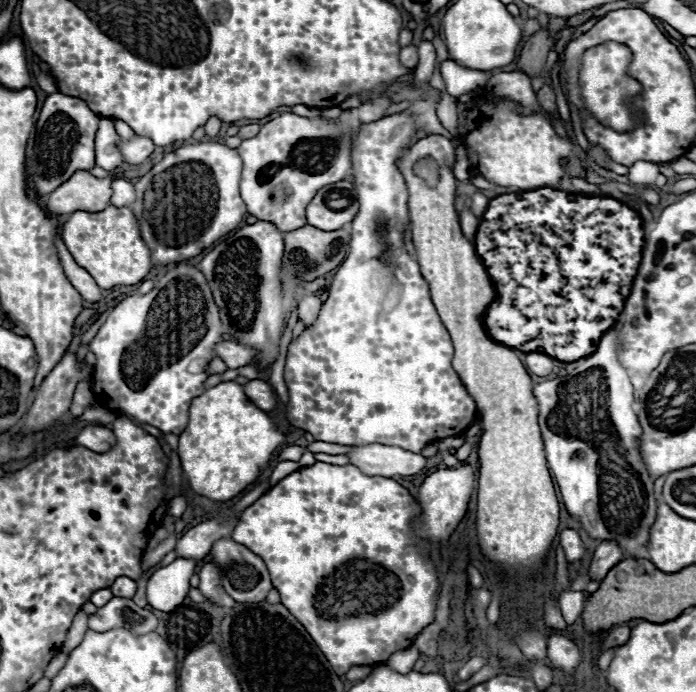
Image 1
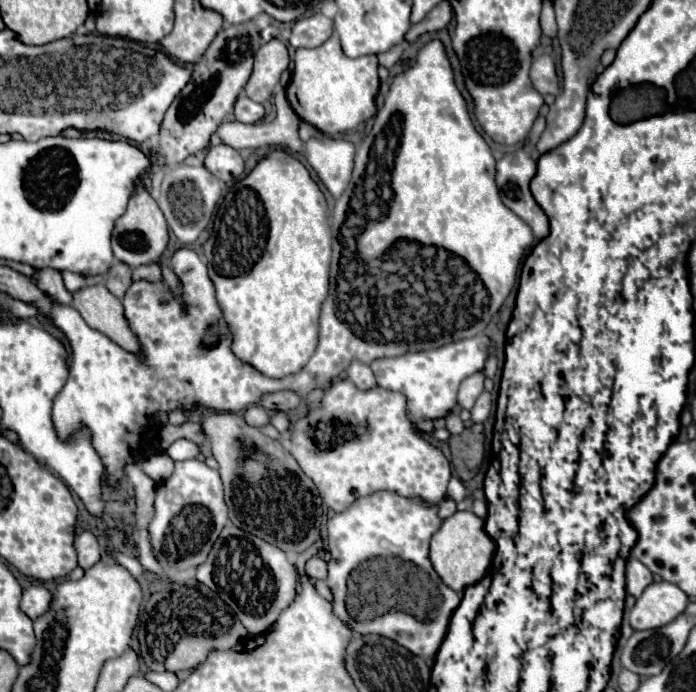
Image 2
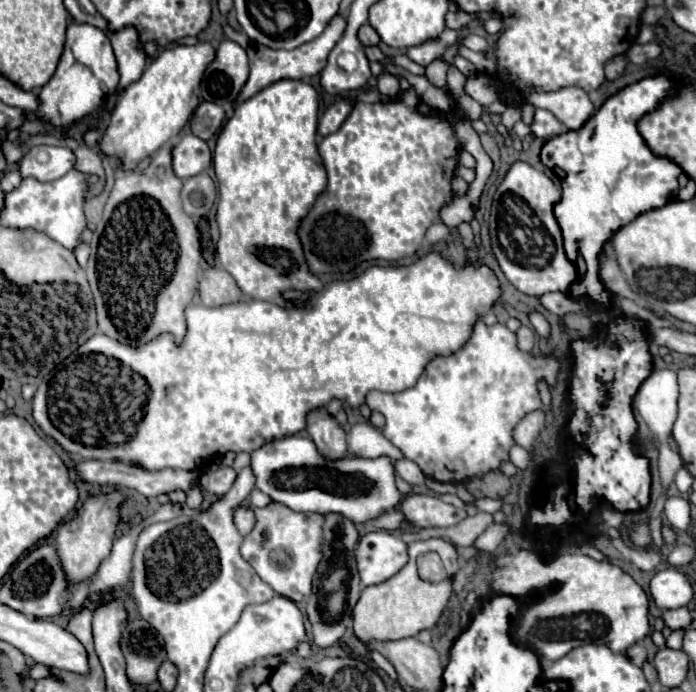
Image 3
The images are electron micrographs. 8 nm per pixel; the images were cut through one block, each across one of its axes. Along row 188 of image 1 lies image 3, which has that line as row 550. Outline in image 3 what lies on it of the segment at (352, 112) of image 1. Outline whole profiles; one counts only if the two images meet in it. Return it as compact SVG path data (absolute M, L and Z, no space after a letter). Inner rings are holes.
M272 502L266 508L254 508L254 514L256 526L242 542L242 558L276 594L294 602L306 600L312 590L312 576L322 560L322 514L294 512L280 502Z

